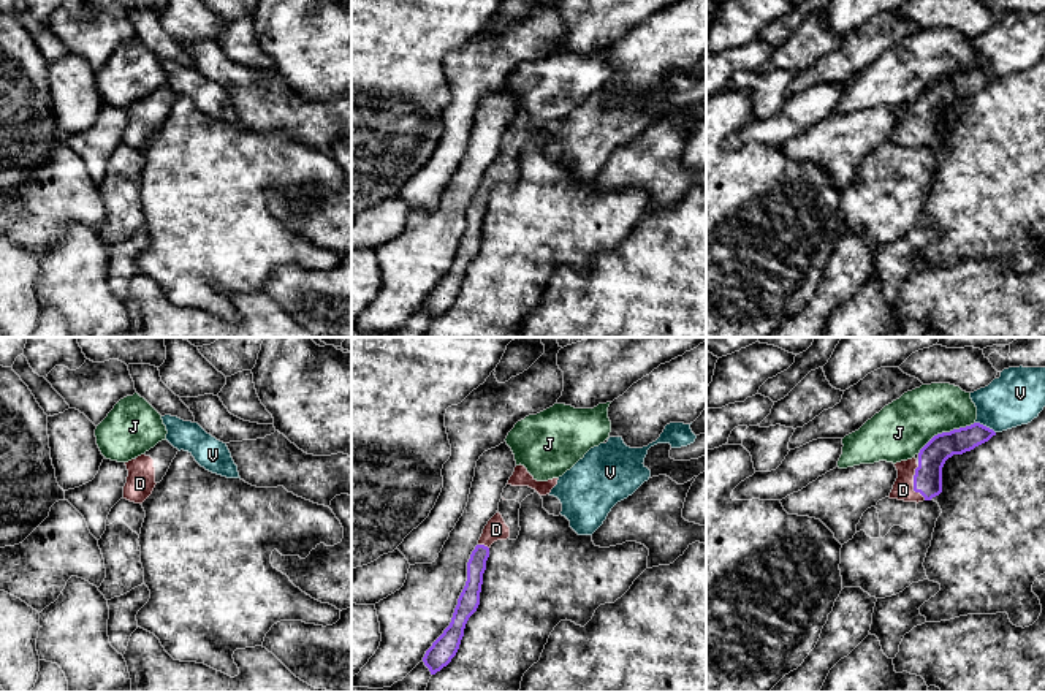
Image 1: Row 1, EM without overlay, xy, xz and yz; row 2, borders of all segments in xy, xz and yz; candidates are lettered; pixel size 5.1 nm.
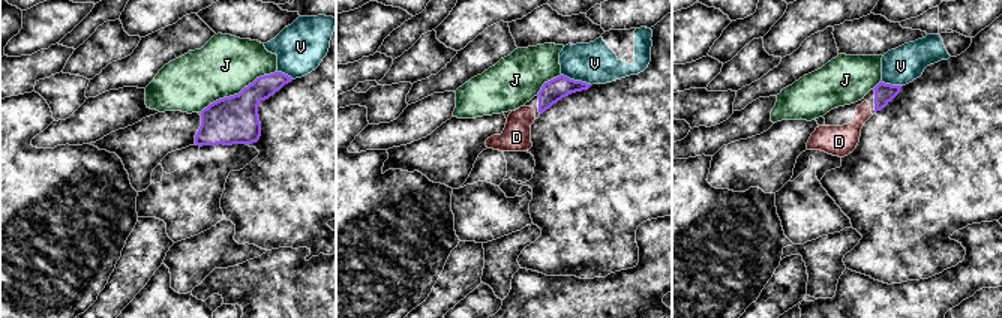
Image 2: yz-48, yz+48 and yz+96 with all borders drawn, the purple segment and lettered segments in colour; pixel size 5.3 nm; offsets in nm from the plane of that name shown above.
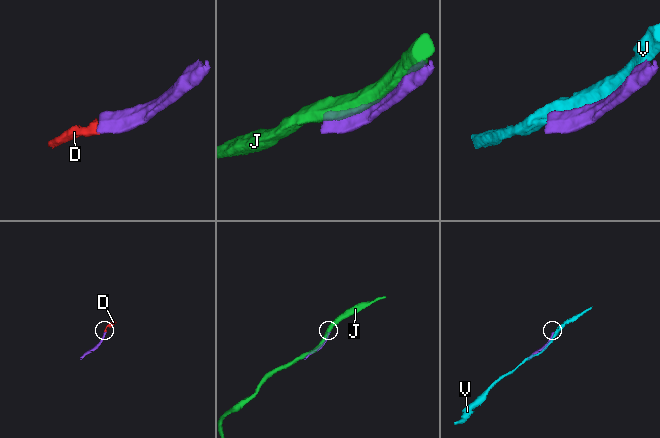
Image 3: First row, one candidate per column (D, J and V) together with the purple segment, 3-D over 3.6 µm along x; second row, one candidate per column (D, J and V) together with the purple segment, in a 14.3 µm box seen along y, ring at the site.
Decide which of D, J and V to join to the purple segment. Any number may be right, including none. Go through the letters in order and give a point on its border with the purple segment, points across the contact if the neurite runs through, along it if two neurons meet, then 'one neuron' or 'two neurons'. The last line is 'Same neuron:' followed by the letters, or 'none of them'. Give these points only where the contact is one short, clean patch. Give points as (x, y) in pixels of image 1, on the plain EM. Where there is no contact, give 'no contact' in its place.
D: meets purple in yz at (914, 129); one neuron
J: meets purple in yz at (946, 78); two neurons
V: meets purple in yz at (985, 72); two neurons
Same neuron: D

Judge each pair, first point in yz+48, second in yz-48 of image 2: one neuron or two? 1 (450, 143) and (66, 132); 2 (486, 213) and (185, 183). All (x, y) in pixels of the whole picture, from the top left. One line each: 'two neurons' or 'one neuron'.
1: two neurons
2: one neuron

